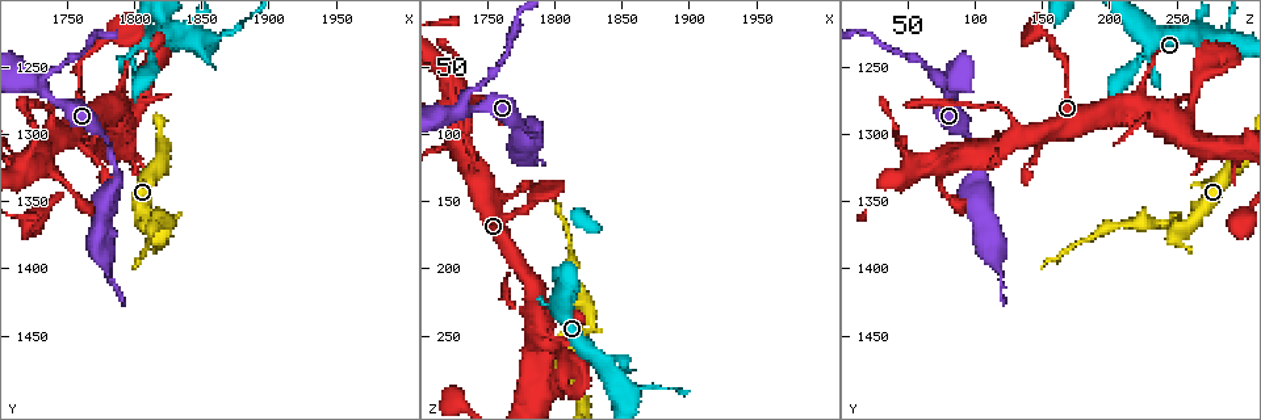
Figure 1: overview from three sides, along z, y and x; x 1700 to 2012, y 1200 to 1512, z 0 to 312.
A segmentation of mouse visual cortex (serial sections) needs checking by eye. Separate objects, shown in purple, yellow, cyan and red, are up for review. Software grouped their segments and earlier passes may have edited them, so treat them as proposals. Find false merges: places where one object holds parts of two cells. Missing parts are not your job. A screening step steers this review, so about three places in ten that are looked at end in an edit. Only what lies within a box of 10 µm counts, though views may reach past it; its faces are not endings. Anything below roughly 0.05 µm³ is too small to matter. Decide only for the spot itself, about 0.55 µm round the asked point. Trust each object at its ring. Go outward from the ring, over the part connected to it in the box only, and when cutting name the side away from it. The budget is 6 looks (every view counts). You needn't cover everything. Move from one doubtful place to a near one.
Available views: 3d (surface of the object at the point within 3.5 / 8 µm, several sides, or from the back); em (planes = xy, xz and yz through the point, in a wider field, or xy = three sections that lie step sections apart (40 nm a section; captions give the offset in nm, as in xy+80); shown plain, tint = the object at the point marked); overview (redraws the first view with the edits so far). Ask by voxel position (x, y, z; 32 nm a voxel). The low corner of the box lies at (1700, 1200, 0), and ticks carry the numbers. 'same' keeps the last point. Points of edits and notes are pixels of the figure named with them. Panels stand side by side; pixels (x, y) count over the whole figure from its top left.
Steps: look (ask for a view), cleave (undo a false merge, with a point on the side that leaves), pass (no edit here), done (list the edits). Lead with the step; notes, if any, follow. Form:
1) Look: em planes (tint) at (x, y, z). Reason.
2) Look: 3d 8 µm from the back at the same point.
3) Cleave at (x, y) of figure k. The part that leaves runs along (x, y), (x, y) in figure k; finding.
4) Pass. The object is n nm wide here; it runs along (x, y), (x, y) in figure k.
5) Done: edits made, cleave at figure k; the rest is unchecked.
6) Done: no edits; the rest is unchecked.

Look: 3d 3.5 µm at (1828, 1368, 246). Thin neck.

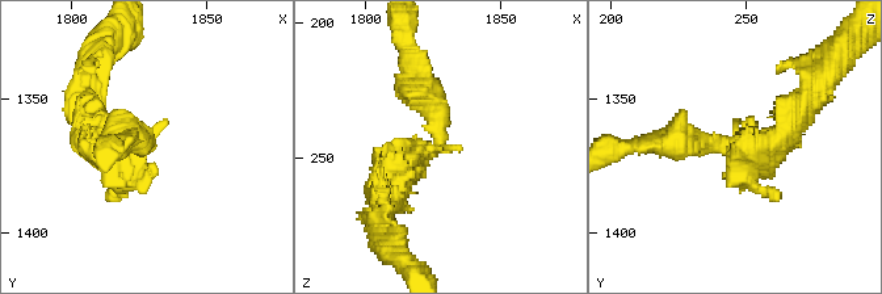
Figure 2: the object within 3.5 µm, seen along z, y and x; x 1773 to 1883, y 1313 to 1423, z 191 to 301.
Look: em xy step 1 (tint) at (1827, 1368, 244).

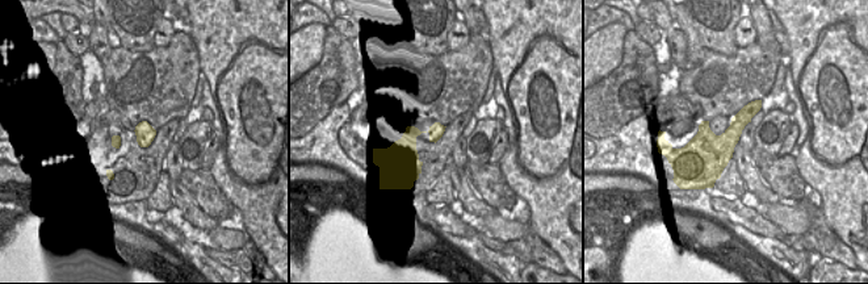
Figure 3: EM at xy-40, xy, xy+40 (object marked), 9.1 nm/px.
Look: em planes (tint) at the same point. Cut it another way.

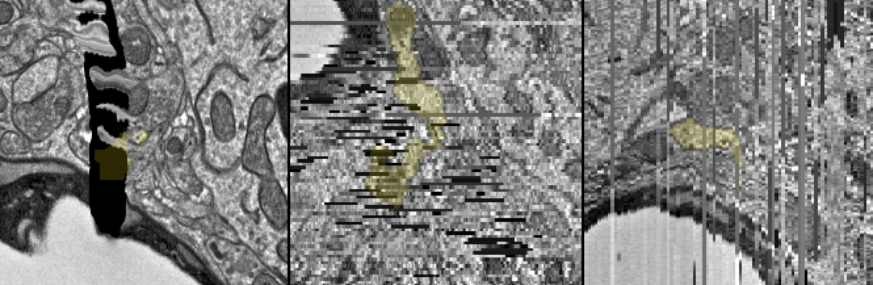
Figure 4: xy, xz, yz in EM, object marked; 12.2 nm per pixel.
Cleave at (432, 100) of figure 2. The part that leaves runs along (433, 146), (400, 34) in figure 2; a second cell is stuck on.

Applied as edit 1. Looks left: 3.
Look: 3d 3.5 µm at (1780, 1310, 98). Narrows sharply.

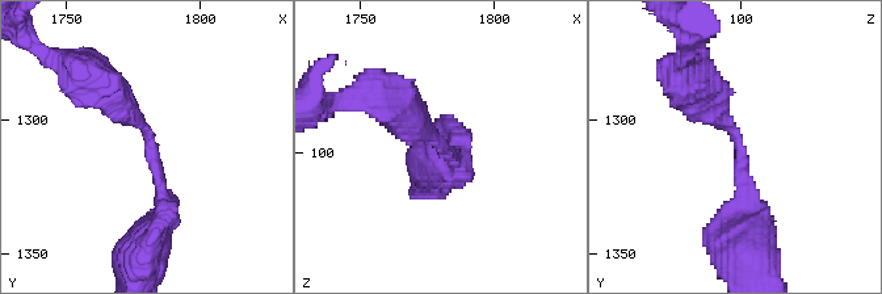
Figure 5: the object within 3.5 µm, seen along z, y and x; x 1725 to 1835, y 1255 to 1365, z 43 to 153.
Look: em xy step 1 (tint) at (1782, 1311, 99). The arms are 250, 400 nm wide; need the tissue.

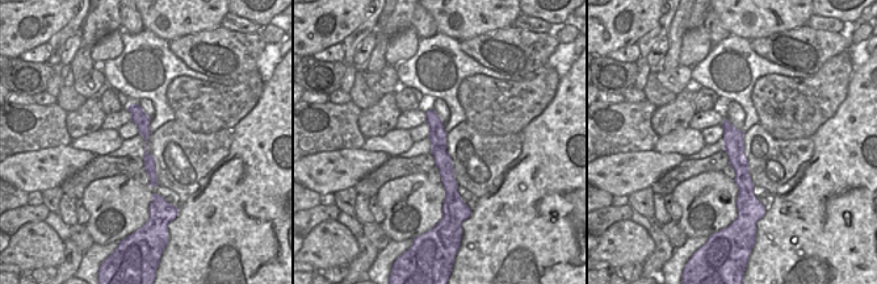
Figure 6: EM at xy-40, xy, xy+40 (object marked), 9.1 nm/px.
Pass. The object is 160 nm wide here; it runs along (429, 113), (447, 170), (448, 196) in figure 6; continuous, no second cell.

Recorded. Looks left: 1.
Done: edits made, cleave at figure 2; the rest is unchecked.

